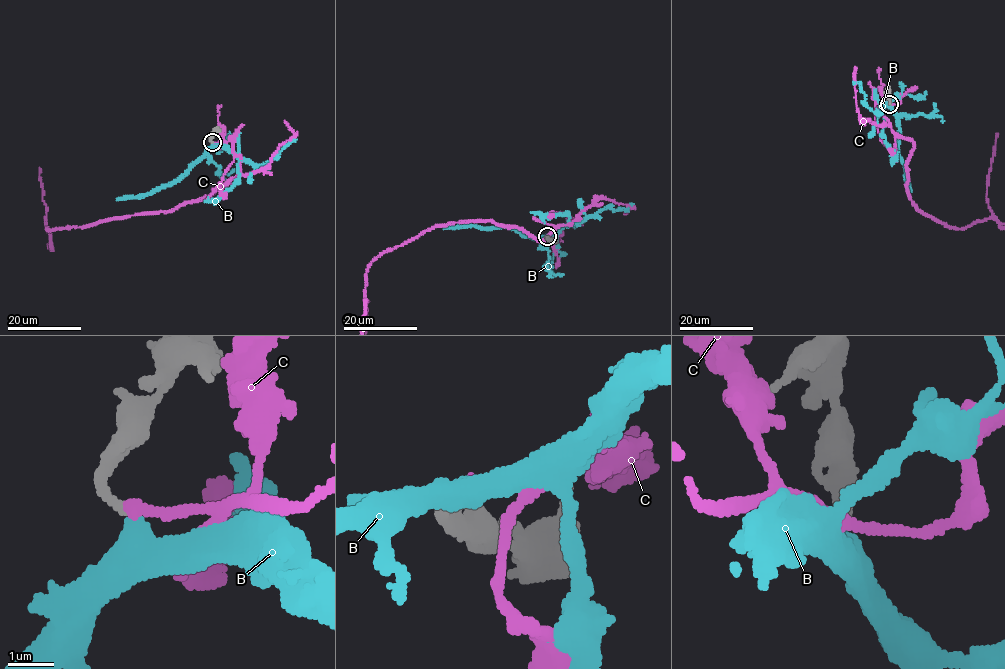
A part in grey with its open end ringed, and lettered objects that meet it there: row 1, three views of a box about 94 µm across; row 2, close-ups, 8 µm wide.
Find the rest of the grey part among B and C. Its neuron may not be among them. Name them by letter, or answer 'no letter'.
B

